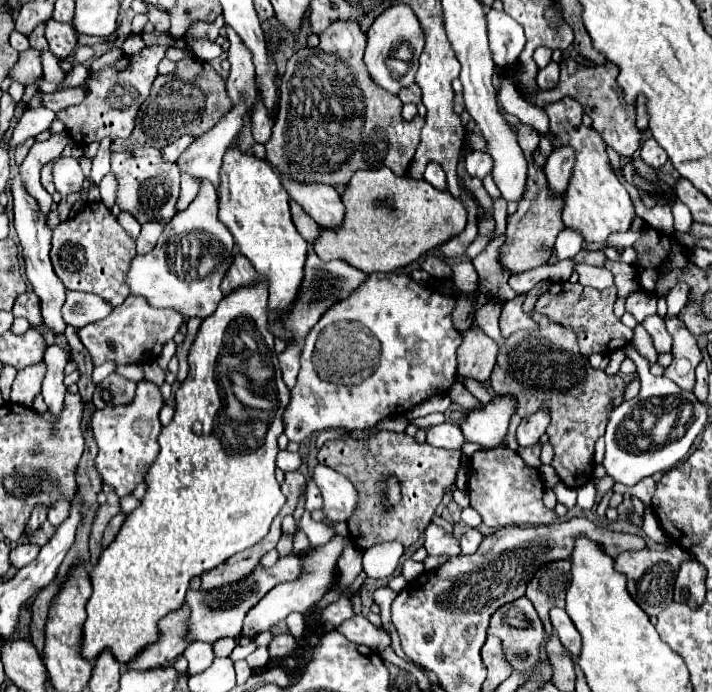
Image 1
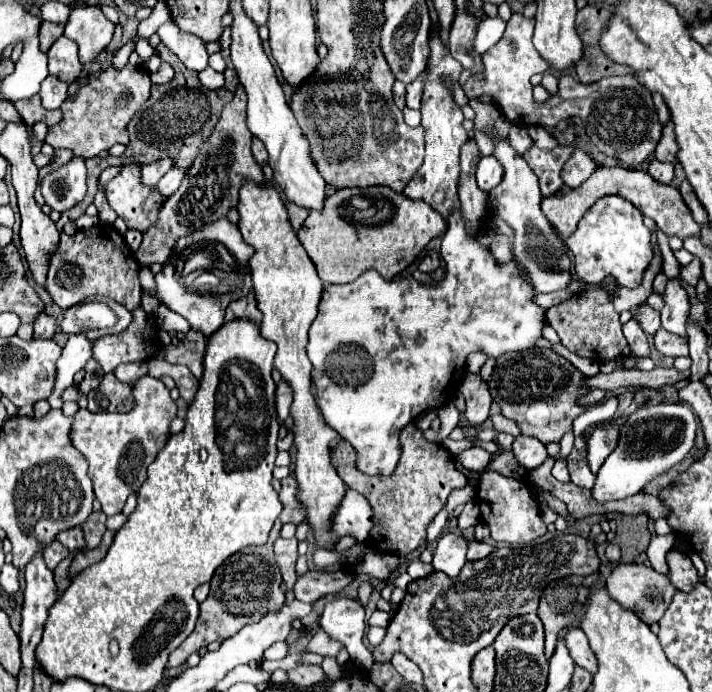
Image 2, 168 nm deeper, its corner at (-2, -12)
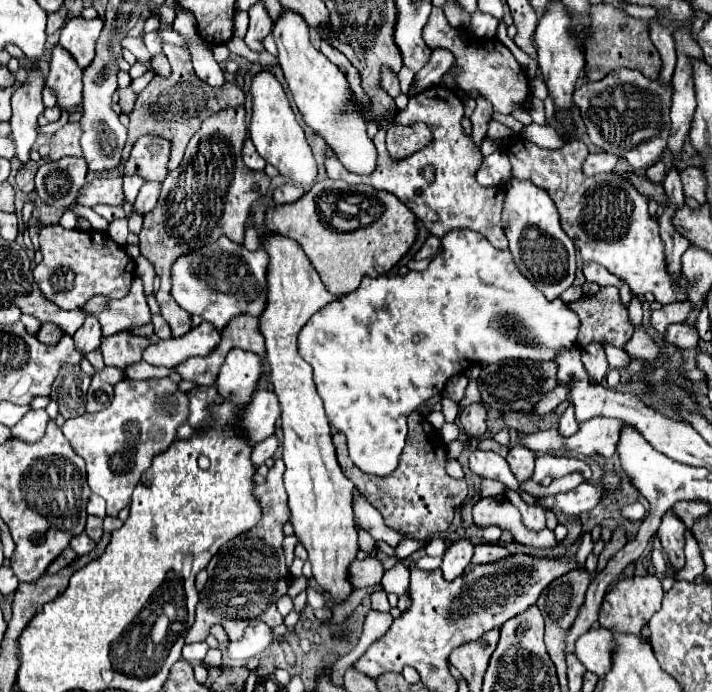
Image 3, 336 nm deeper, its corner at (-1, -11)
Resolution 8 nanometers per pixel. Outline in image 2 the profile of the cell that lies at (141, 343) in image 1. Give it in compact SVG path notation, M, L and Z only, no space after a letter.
M137 308L133 310L133 322L127 330L93 342L93 358L103 366L105 372L111 372L125 362L145 362L149 358L145 352L147 344L151 344L149 340L157 340L153 316Z

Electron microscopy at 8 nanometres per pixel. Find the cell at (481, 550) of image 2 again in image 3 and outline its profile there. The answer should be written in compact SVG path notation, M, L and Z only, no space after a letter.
M478 543L476 549L474 549L474 557L472 557L472 563L492 563L492 561L498 561L502 557L508 555L508 549L500 547L500 545L490 545L490 543Z

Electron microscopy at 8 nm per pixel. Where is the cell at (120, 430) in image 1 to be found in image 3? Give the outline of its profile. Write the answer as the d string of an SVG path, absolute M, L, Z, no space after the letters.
M122 379L114 387L114 399L108 409L72 417L62 425L62 433L70 441L74 453L86 461L88 485L92 493L106 501L106 515L118 517L120 509L130 503L132 491L142 473L150 467L152 457L170 447L170 443L176 439L176 429L186 419L186 393L180 393L178 383L172 379Z

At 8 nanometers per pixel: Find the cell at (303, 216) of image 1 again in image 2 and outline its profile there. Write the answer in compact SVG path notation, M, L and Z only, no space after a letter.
M287 202L287 214L289 214L289 222L291 222L291 226L295 228L295 230L299 230L301 228L301 224L303 224L303 220L307 218L307 208L301 208L301 206L297 206L297 204L293 204L293 202Z

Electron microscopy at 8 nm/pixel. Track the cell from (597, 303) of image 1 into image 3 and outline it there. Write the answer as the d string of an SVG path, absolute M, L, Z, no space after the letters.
M612 285L602 287L602 291L598 295L594 295L594 297L584 295L578 301L568 303L568 307L580 317L578 347L586 347L590 343L600 343L600 345L610 343L610 345L616 345L616 347L622 349L630 341L630 337L634 333L634 329L632 329L632 325L628 321L628 309L622 305L618 289L612 287Z

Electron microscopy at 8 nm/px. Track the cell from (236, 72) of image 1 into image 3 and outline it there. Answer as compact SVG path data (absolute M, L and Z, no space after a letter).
M244 105L226 107L218 113L214 113L210 119L206 119L202 123L200 131L190 139L180 167L176 171L168 173L168 177L162 181L162 193L160 193L158 205L154 207L154 211L144 215L144 227L140 231L140 253L154 265L156 273L160 275L162 283L160 283L160 289L156 291L156 301L160 303L162 315L170 323L174 337L186 335L192 327L190 315L170 295L170 267L172 267L174 259L212 243L220 235L226 235L228 239L232 239L236 243L242 243L250 205L258 197L262 197L270 187L270 177L264 171L250 171L242 163L240 153L242 153L244 139L246 139L246 109L244 109Z

